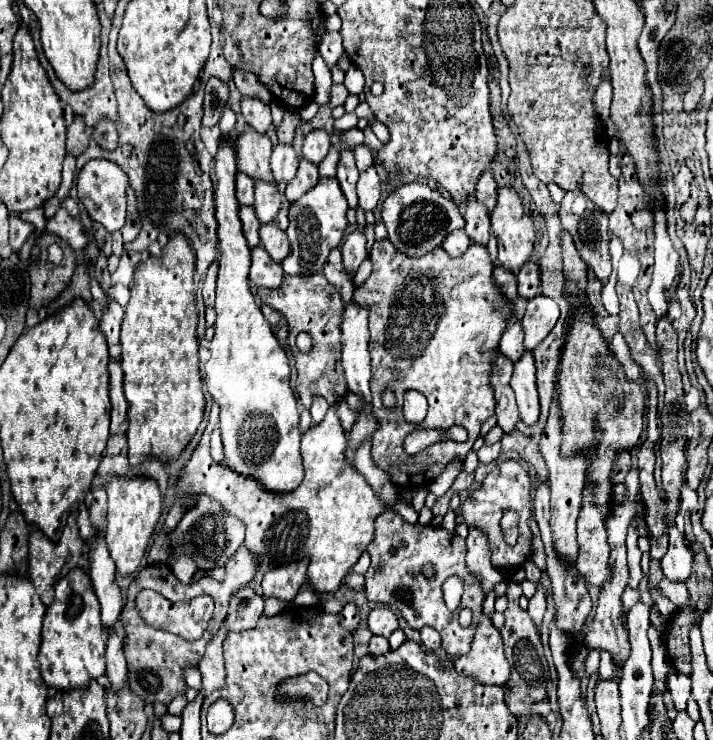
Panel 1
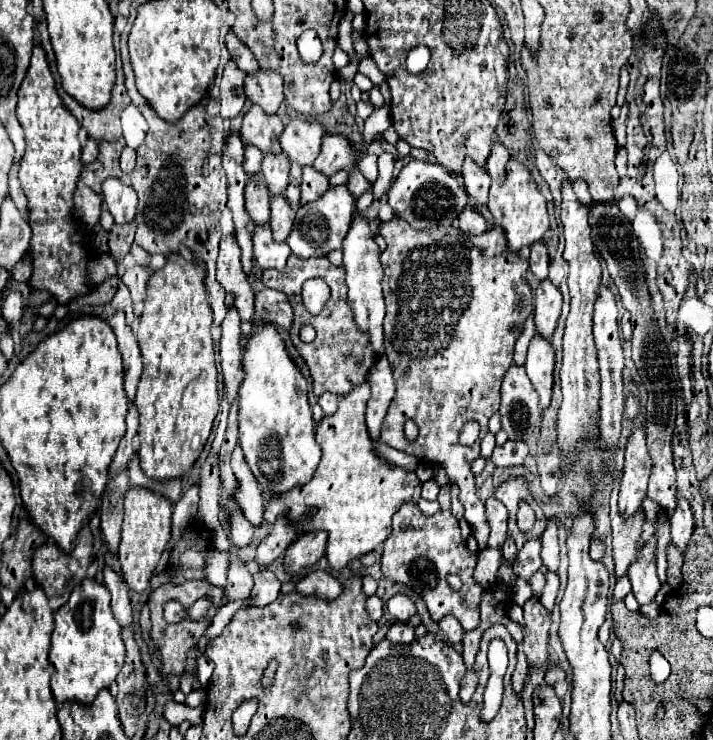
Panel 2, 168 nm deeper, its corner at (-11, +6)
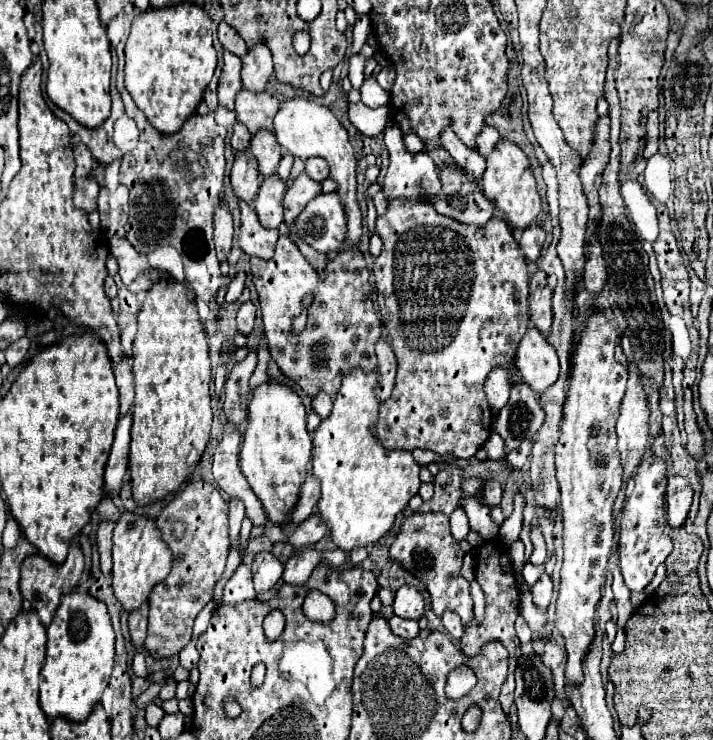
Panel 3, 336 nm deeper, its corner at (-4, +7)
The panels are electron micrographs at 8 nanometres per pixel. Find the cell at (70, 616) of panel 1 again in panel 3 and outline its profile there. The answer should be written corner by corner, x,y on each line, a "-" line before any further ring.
72,591
64,595
48,627
46,663
40,671
40,707
44,715
48,719
64,717
66,721
84,721
90,709
100,701
102,691
108,687
112,665
114,665
114,629
106,605
82,591

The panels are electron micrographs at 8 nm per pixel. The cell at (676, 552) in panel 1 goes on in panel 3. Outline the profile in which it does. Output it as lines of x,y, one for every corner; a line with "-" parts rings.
670,473
668,475
668,489
666,489
666,503
668,503
668,525
670,527
682,527
690,505
692,505
694,489
688,479

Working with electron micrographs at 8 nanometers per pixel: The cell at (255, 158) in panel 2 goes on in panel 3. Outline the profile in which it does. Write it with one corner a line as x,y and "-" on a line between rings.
236,121
232,127
232,139
230,139
234,151
246,151
250,145
250,139
252,139
250,131
240,121

